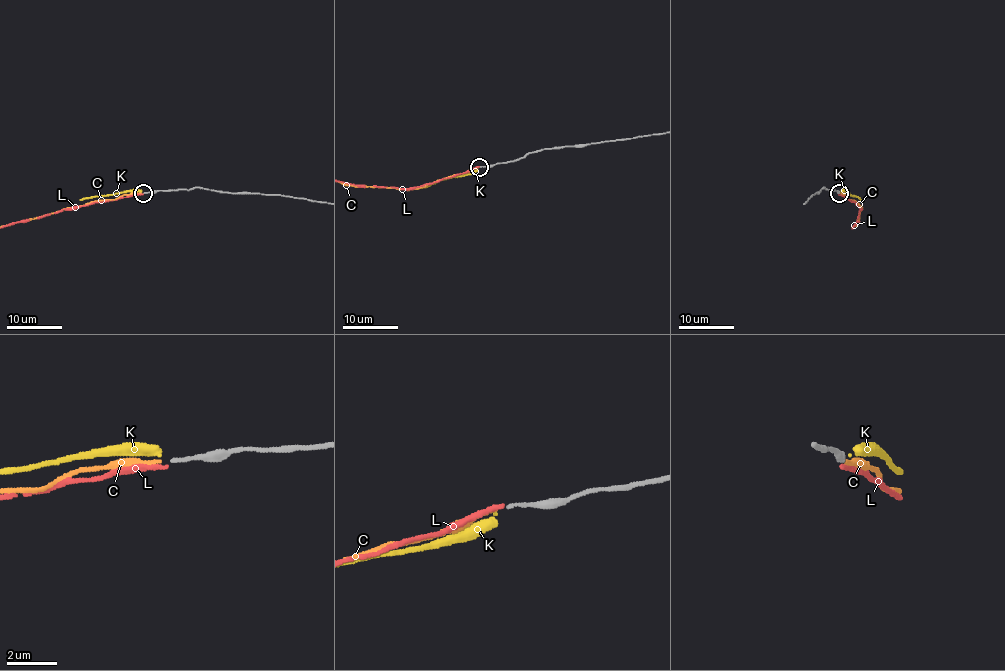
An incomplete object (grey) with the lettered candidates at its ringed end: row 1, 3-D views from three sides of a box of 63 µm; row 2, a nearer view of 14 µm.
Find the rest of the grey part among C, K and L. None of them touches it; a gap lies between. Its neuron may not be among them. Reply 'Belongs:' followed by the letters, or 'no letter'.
Belongs: C

